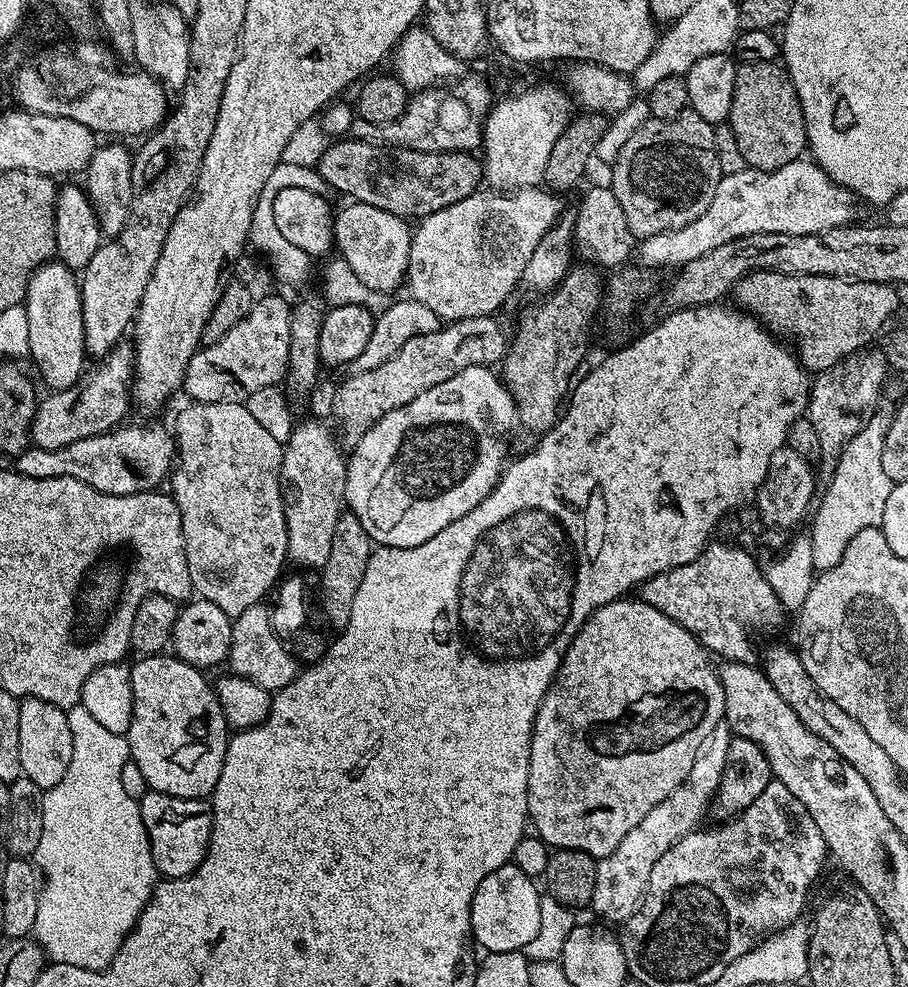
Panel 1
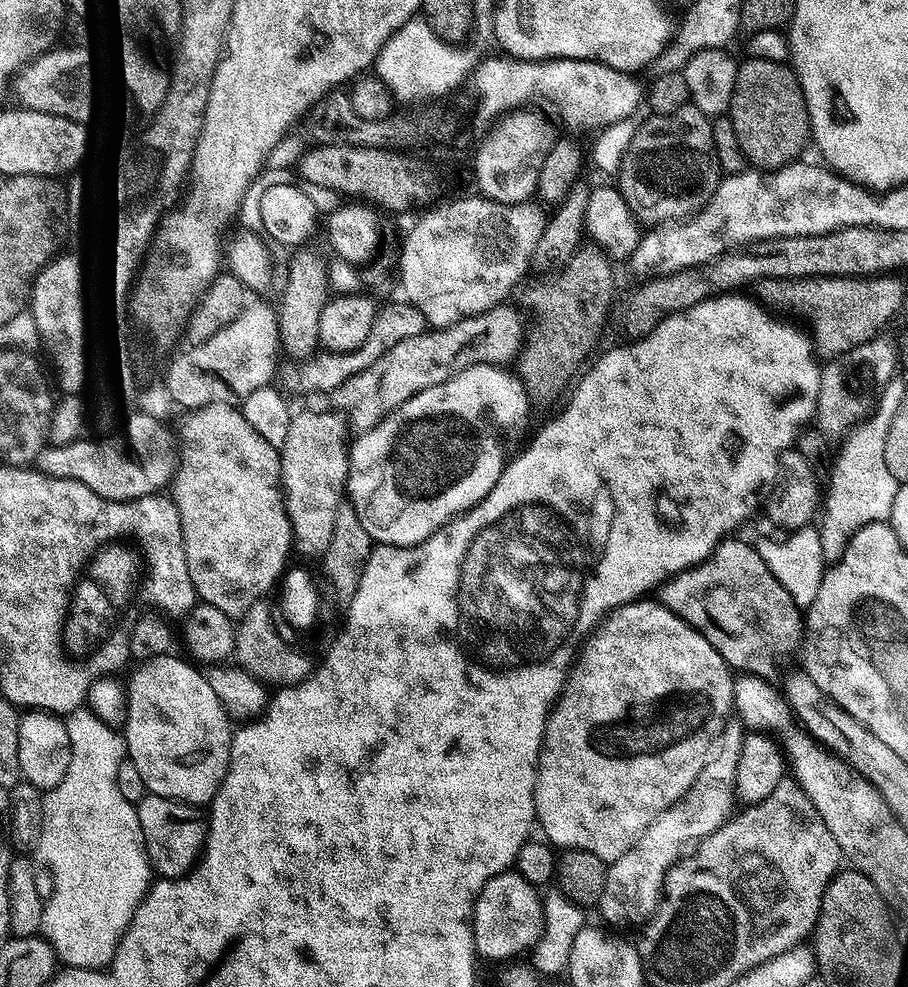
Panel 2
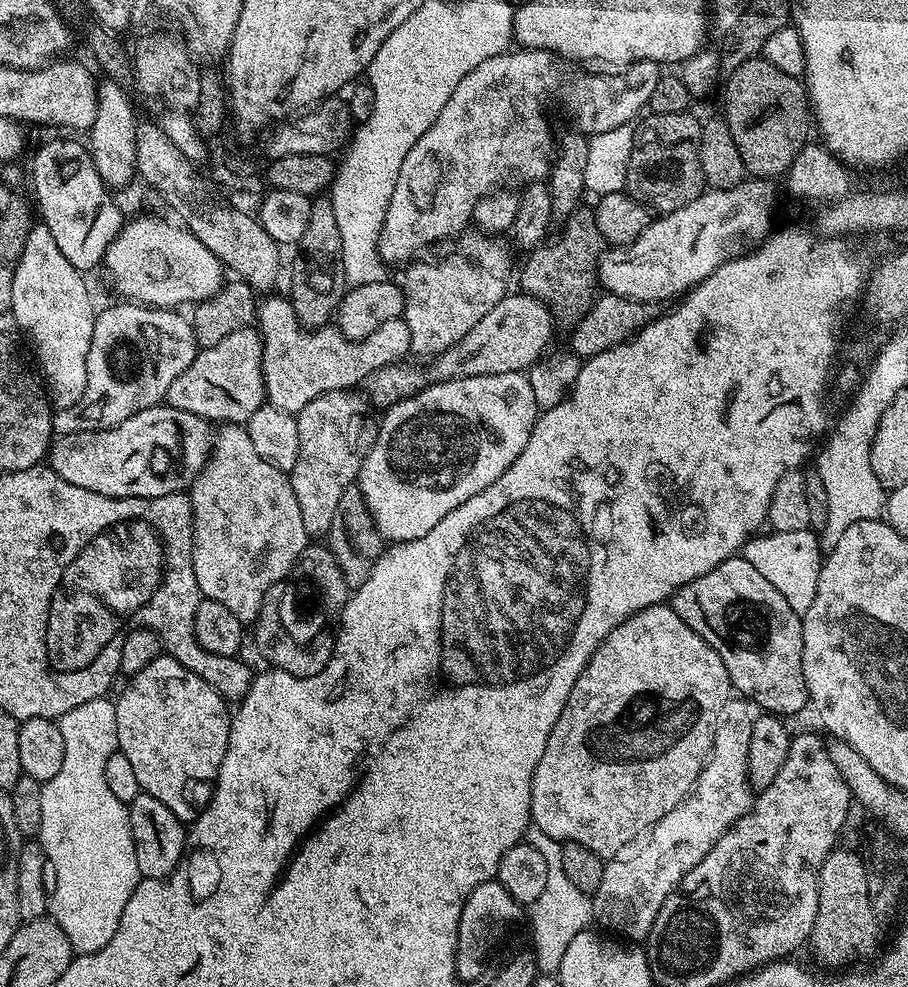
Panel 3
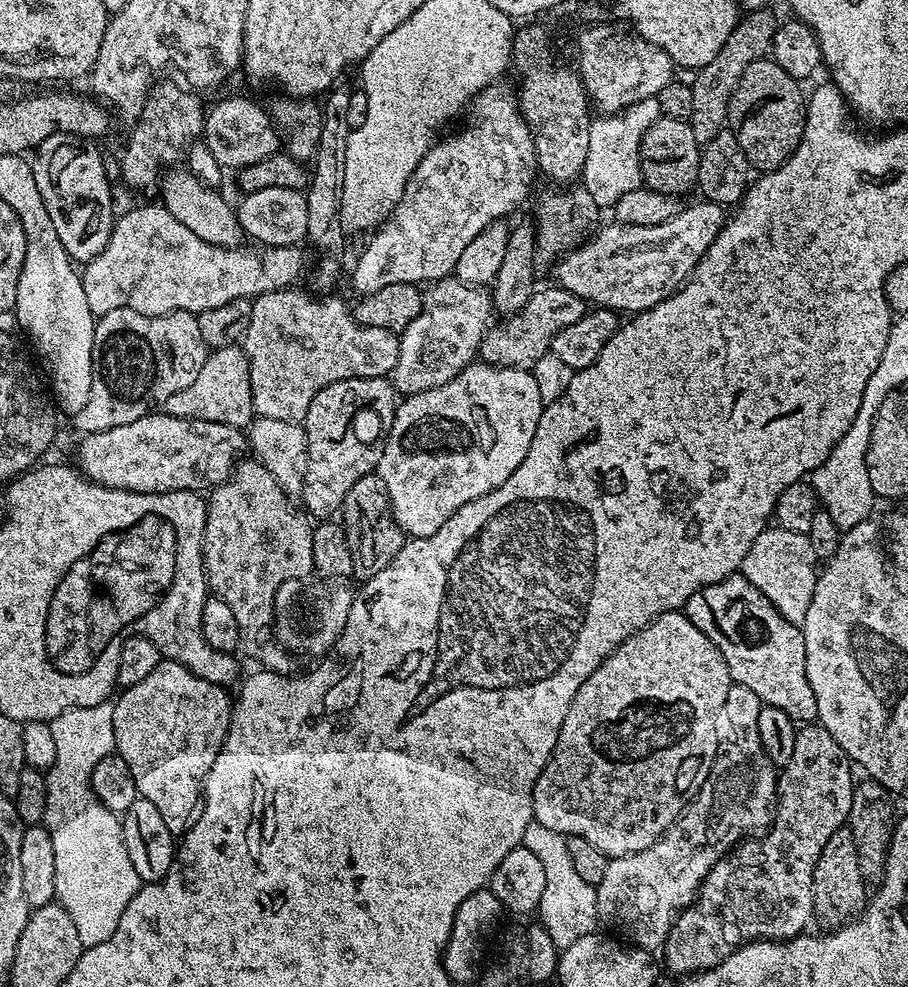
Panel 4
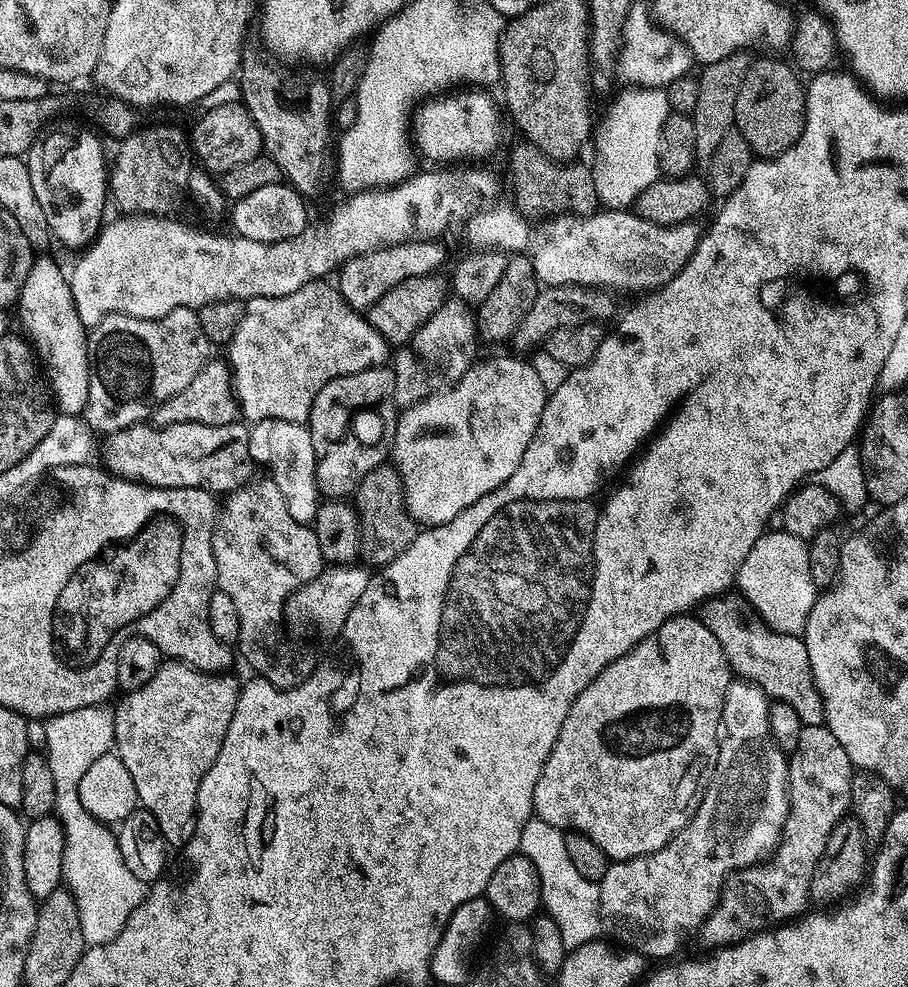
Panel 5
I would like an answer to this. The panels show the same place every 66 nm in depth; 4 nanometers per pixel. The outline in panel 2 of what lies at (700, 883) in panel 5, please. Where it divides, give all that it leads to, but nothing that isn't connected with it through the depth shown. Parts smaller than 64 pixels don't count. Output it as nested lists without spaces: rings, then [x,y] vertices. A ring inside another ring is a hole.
[[[739,719],[725,720],[720,732],[712,739],[702,770],[687,794],[671,804],[665,812],[658,814],[639,840],[607,865],[606,886],[602,886],[598,911],[606,923],[613,924],[608,926],[616,929],[628,928],[631,924],[643,925],[660,903],[668,871],[689,849],[721,828],[724,821],[733,815],[732,803],[738,800],[736,767],[738,754],[742,754],[745,731]]]

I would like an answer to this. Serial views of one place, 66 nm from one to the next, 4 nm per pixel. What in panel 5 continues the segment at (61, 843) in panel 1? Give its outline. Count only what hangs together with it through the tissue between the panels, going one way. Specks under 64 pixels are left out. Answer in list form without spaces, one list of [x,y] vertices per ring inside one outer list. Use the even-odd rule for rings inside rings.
[[[104,706],[79,708],[44,720],[46,742],[43,751],[50,762],[50,772],[54,774],[54,815],[65,834],[63,883],[77,902],[82,938],[88,946],[113,940],[146,895],[144,883],[134,878],[134,874],[126,870],[126,862],[122,862],[116,832],[93,818],[86,806],[82,806],[82,798],[78,798],[82,774],[114,748],[113,713],[106,709]]]

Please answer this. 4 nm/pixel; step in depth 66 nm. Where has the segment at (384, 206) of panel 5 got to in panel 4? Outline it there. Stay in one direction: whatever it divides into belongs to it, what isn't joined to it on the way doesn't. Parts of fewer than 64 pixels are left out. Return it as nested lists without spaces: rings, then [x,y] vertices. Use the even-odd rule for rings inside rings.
[[[159,203],[138,206],[115,219],[107,246],[102,253],[85,263],[81,273],[83,290],[86,291],[86,300],[95,316],[124,308],[147,316],[165,316],[172,312],[189,312],[197,316],[234,299],[255,298],[262,293],[291,287],[296,282],[294,280],[304,264],[301,249],[297,245],[265,247],[263,254],[245,248],[222,248],[204,242]]]

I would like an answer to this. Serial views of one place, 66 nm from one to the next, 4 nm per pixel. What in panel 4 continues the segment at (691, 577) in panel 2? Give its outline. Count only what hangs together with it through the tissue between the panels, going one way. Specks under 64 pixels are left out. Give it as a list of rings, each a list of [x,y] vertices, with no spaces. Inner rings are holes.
[[[733,574],[722,578],[722,582],[714,582],[710,586],[702,586],[690,598],[682,609],[684,616],[718,646],[726,666],[730,670],[730,678],[733,684],[746,686],[746,690],[754,690],[758,694],[761,705],[769,704],[778,706],[778,710],[786,710],[794,722],[812,722],[816,720],[818,702],[814,702],[814,690],[810,690],[810,678],[806,678],[806,642],[801,625],[788,622],[778,614],[778,610],[742,574]]]

